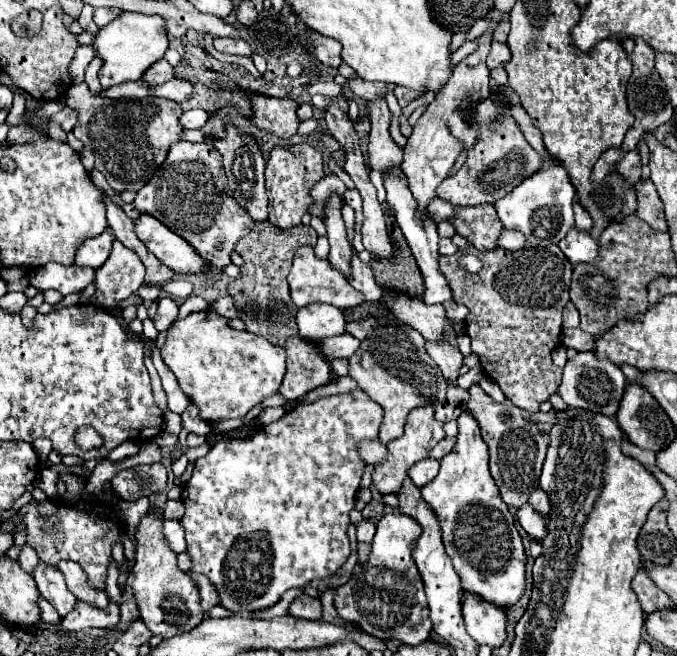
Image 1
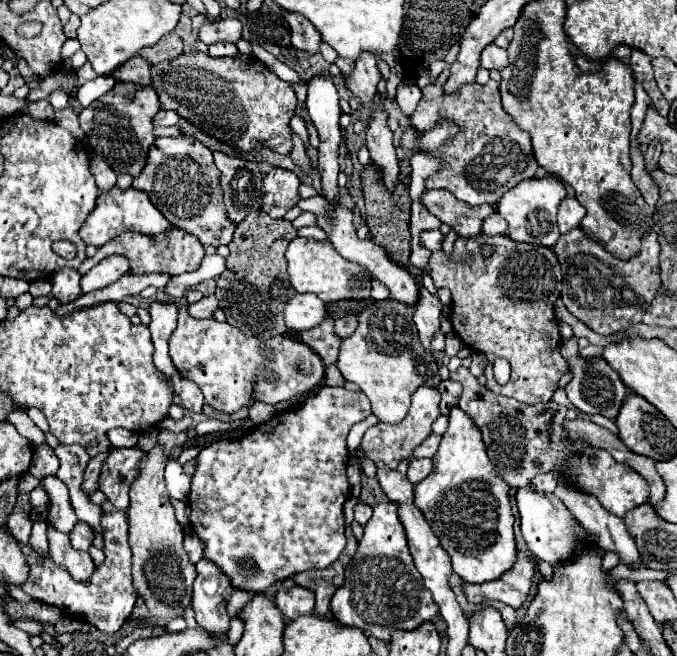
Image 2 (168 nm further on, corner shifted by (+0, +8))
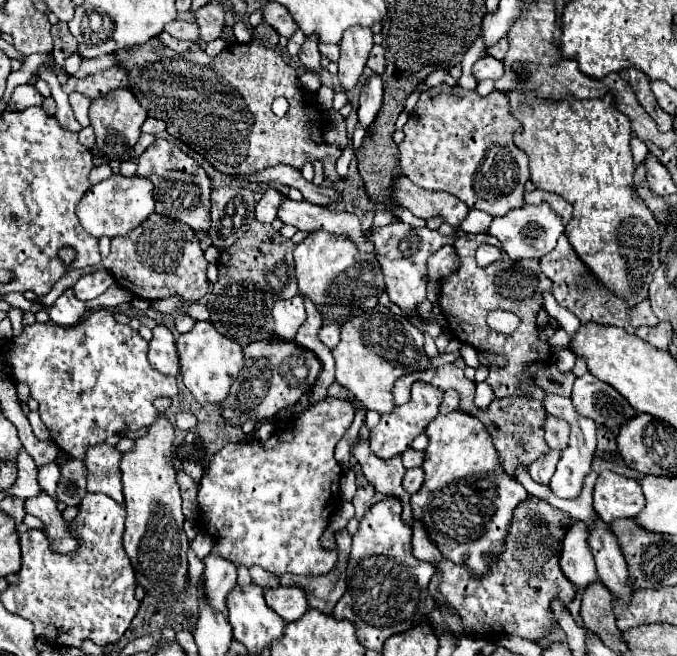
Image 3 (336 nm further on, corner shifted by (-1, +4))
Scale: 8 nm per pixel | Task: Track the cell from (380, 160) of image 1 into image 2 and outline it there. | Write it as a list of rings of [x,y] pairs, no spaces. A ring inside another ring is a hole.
[[[362,51],[358,59],[354,61],[354,69],[344,75],[344,85],[352,91],[352,95],[364,103],[364,105],[374,105],[376,97],[376,85],[380,81],[380,71],[376,67],[376,57],[370,51]]]

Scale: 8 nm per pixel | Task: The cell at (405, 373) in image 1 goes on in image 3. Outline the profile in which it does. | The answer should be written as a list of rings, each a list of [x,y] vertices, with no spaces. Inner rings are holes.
[[[377,305],[373,311],[363,313],[361,317],[353,317],[341,329],[341,341],[333,349],[335,357],[335,379],[343,387],[347,387],[355,399],[365,403],[367,409],[377,413],[389,413],[395,409],[393,401],[393,385],[399,377],[423,371],[429,365],[429,357],[423,349],[425,337],[423,333],[401,315],[391,313],[389,307]]]

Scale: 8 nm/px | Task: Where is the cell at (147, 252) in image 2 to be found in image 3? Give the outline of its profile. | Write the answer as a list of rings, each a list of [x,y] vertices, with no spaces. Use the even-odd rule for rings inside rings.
[[[151,215],[151,219],[143,221],[137,229],[133,229],[125,237],[111,239],[111,253],[109,257],[101,259],[97,267],[87,267],[87,269],[75,269],[73,273],[67,273],[61,277],[61,281],[53,287],[53,291],[39,301],[45,307],[51,307],[51,303],[67,289],[77,283],[79,277],[83,277],[87,271],[97,271],[97,269],[107,269],[115,275],[117,283],[131,291],[137,297],[143,299],[161,299],[171,293],[181,295],[187,303],[199,301],[209,287],[209,279],[205,275],[207,261],[203,257],[203,249],[199,245],[197,235],[185,227],[181,221],[173,221],[163,215]]]

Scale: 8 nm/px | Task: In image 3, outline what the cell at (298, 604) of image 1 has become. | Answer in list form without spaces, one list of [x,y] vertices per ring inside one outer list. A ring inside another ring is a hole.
[[[281,585],[277,589],[269,589],[265,591],[265,601],[273,611],[277,611],[285,619],[285,623],[299,619],[309,609],[305,593],[299,587]]]

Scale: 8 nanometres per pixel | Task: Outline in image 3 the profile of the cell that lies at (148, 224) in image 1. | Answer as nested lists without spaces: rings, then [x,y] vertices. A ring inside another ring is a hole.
[[[113,175],[93,187],[85,193],[81,203],[77,205],[77,217],[85,231],[93,235],[95,239],[99,237],[121,237],[131,233],[137,225],[141,225],[145,219],[149,219],[155,213],[155,201],[153,201],[153,185],[149,179],[141,177],[121,177]]]

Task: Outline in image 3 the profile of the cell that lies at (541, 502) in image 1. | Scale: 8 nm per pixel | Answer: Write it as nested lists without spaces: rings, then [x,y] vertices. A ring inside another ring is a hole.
[[[545,455],[543,459],[537,459],[535,463],[531,463],[529,475],[533,477],[533,481],[537,481],[541,485],[549,485],[549,479],[553,477],[555,465],[557,465],[557,457],[555,455]]]

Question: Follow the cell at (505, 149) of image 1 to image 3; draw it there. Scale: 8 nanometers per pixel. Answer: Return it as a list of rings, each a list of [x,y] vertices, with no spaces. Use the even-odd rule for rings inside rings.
[[[437,85],[421,93],[415,109],[409,113],[409,121],[403,127],[405,139],[399,143],[401,169],[415,185],[429,191],[447,191],[469,205],[469,209],[481,209],[493,217],[501,217],[507,211],[523,205],[525,183],[529,179],[529,159],[523,149],[513,143],[513,131],[521,123],[511,115],[509,103],[501,91],[493,91],[481,97],[477,91],[461,87]]]

